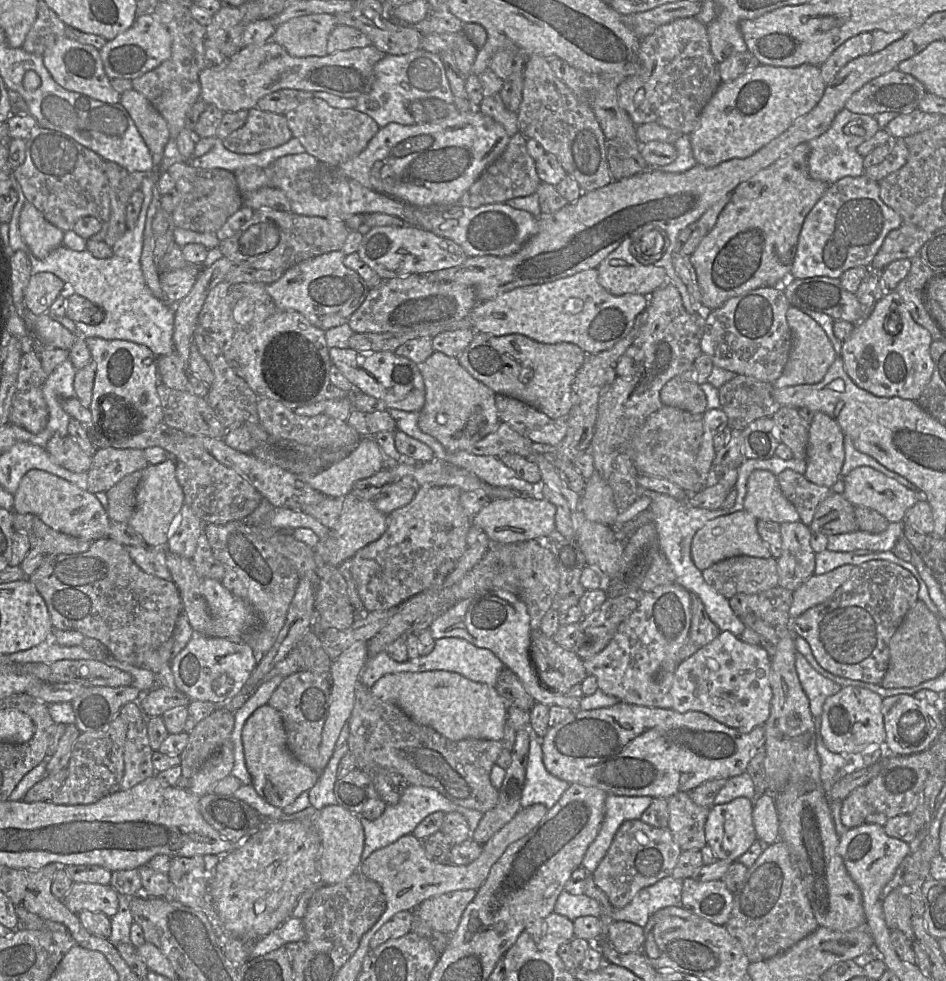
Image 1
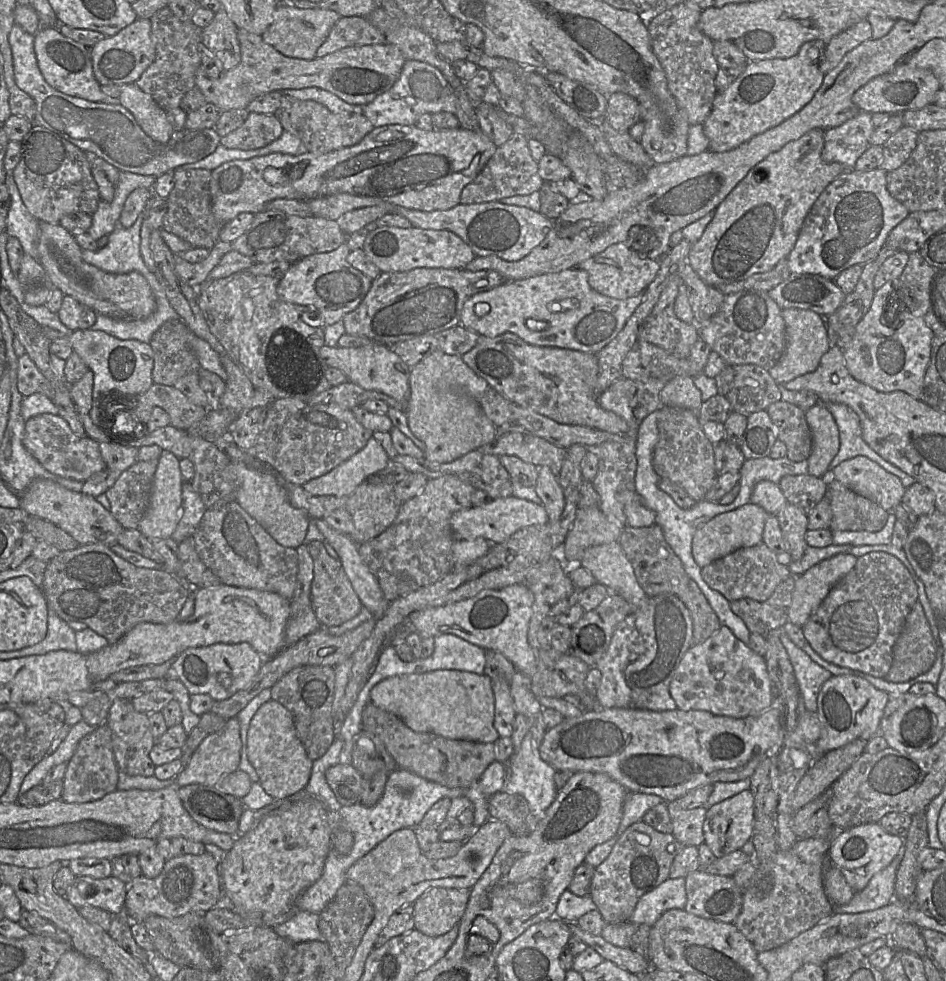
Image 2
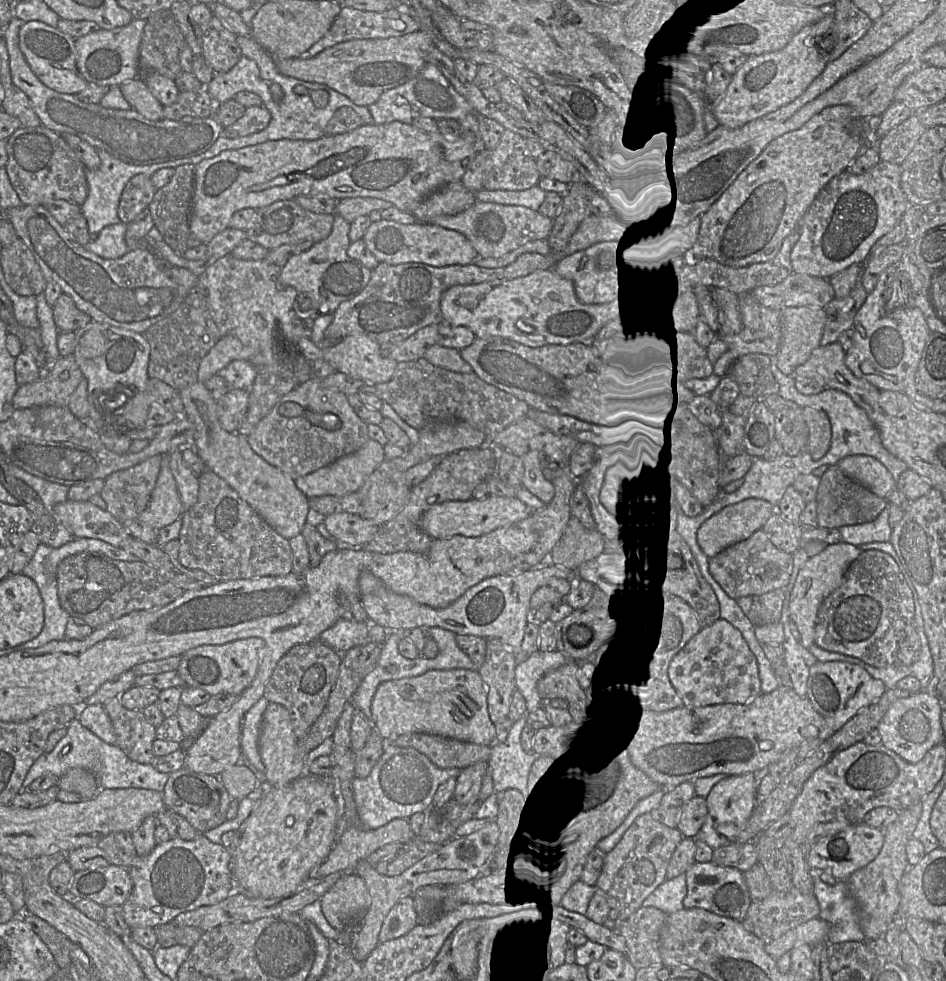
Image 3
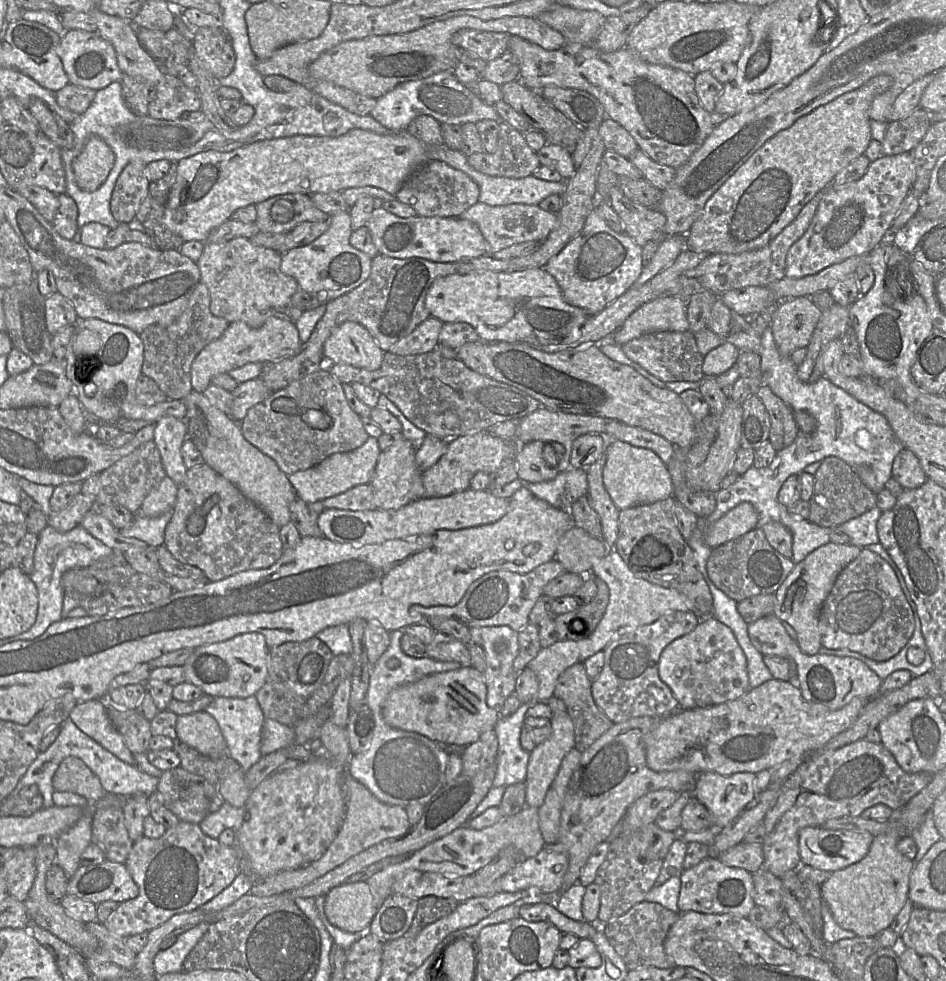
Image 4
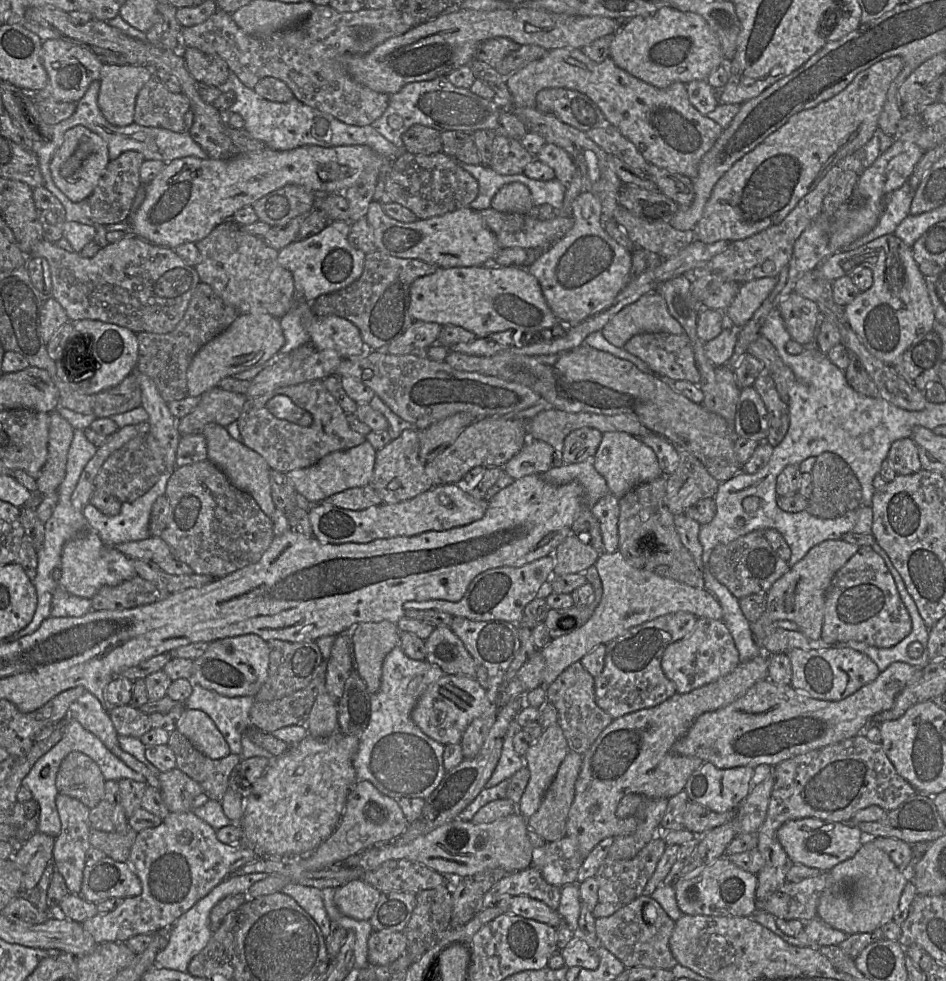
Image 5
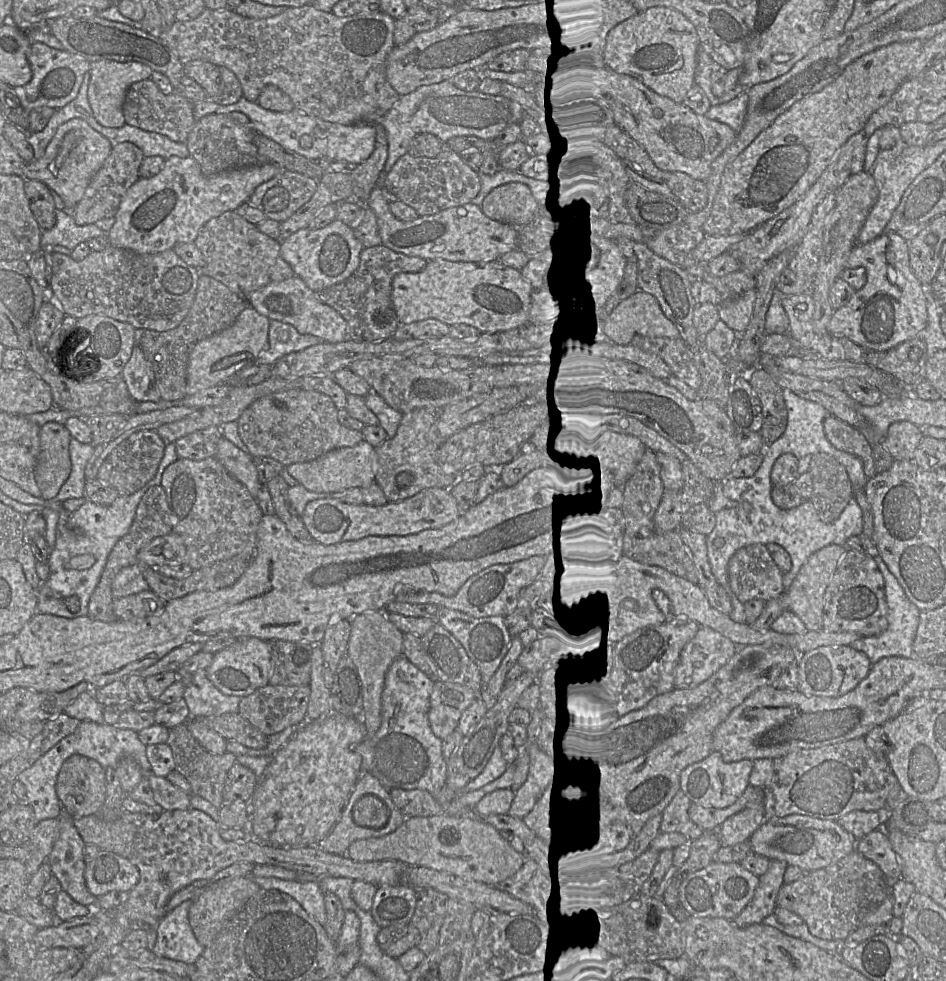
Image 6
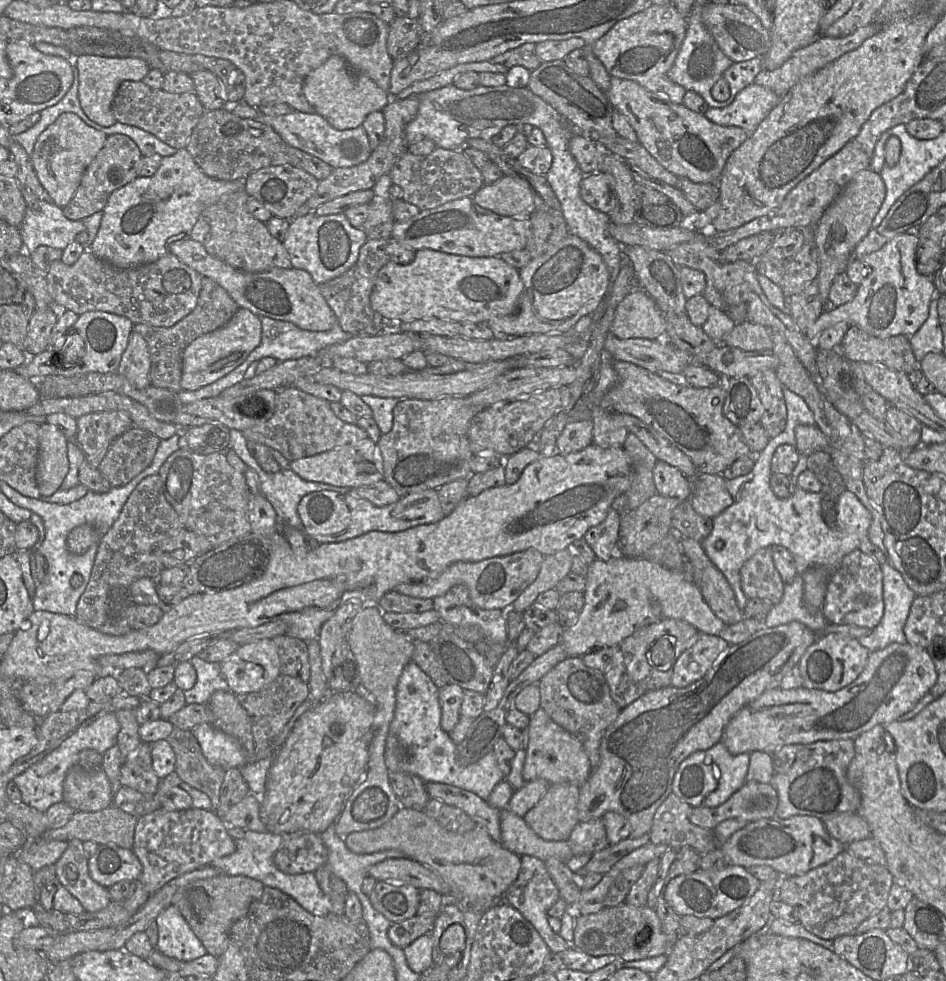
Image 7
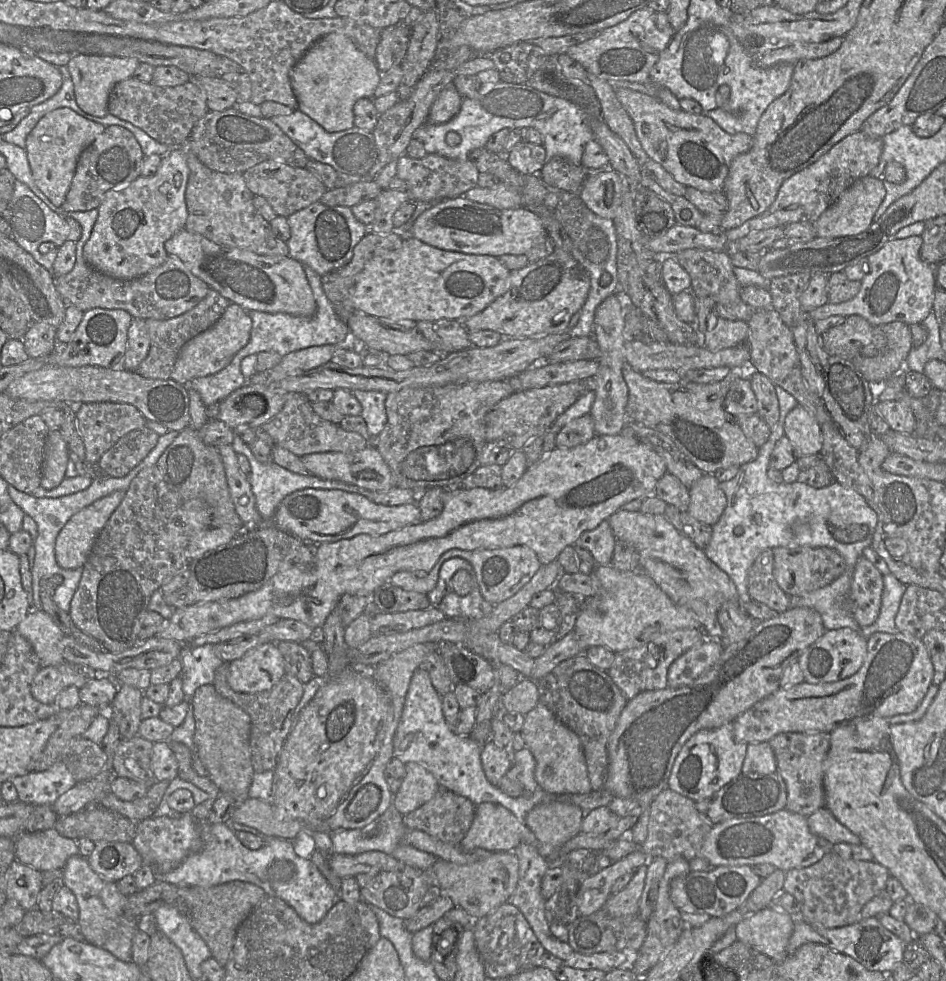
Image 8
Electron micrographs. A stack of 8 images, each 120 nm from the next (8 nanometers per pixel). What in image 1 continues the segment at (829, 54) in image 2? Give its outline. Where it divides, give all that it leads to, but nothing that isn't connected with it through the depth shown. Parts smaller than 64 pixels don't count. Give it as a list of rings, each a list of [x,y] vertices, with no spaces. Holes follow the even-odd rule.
[[[871,32],[859,33],[836,48],[820,66],[820,74],[825,84],[835,78],[839,70],[849,61],[871,52],[873,36]]]

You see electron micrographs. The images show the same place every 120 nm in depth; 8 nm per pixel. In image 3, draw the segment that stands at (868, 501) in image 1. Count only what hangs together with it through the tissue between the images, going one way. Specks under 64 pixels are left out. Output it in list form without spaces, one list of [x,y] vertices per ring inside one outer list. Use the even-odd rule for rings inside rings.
[[[846,456],[837,463],[837,466],[846,475],[883,499],[887,499],[888,495],[897,488],[897,481],[891,473],[872,456]]]

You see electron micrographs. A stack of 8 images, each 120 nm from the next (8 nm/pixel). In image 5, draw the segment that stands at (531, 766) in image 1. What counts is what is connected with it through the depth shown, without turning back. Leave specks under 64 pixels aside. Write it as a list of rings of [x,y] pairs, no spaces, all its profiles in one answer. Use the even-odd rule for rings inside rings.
[[[515,718],[515,721],[512,722],[508,728],[503,742],[501,756],[485,788],[491,788],[504,780],[510,780],[511,777],[525,765],[523,757],[516,753],[513,746],[513,737],[518,729]]]

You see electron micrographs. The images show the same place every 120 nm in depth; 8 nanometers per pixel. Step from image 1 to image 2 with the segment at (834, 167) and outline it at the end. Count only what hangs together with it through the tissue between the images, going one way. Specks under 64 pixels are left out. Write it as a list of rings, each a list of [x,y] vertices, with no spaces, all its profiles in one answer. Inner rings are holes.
[[[859,111],[840,126],[825,130],[822,159],[839,162],[846,170],[852,170],[857,159],[870,146],[874,129],[871,113]]]

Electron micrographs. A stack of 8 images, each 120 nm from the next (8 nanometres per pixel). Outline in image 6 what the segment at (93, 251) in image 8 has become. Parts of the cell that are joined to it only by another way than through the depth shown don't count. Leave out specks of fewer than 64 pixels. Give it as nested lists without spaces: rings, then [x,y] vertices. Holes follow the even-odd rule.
[[[191,156],[165,159],[161,170],[153,177],[139,178],[126,192],[114,217],[114,224],[107,234],[109,245],[142,254],[160,253],[173,249],[179,243],[195,241],[201,228],[212,218],[226,211],[235,211],[248,202],[253,191],[263,182],[272,179],[282,170],[276,164],[264,163],[237,168],[215,175],[202,173],[198,162]]]

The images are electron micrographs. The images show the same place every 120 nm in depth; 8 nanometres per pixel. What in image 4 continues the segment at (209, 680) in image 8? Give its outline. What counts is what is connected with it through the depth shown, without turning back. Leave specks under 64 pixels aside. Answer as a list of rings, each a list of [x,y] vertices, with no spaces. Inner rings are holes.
[[[256,695],[247,698],[215,697],[204,711],[217,721],[227,743],[229,757],[247,772],[262,757],[260,746],[265,717]]]

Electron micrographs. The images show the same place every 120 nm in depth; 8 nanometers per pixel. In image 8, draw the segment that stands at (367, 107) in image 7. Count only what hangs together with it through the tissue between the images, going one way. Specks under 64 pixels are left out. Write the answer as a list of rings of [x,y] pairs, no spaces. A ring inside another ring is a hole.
[[[335,32],[315,42],[290,71],[297,109],[330,133],[354,126],[354,104],[361,98],[374,98],[381,76],[373,59],[366,56],[349,37]]]

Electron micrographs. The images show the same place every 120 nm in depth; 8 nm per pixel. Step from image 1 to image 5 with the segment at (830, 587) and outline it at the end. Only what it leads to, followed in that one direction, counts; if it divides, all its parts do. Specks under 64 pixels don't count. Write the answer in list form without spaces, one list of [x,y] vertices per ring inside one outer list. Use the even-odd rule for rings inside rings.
[[[842,539],[827,540],[813,547],[805,557],[790,567],[766,593],[767,605],[764,616],[772,623],[781,620],[795,622],[799,631],[811,640],[821,638],[824,622],[825,599],[831,581],[837,572],[854,556],[859,546]]]

